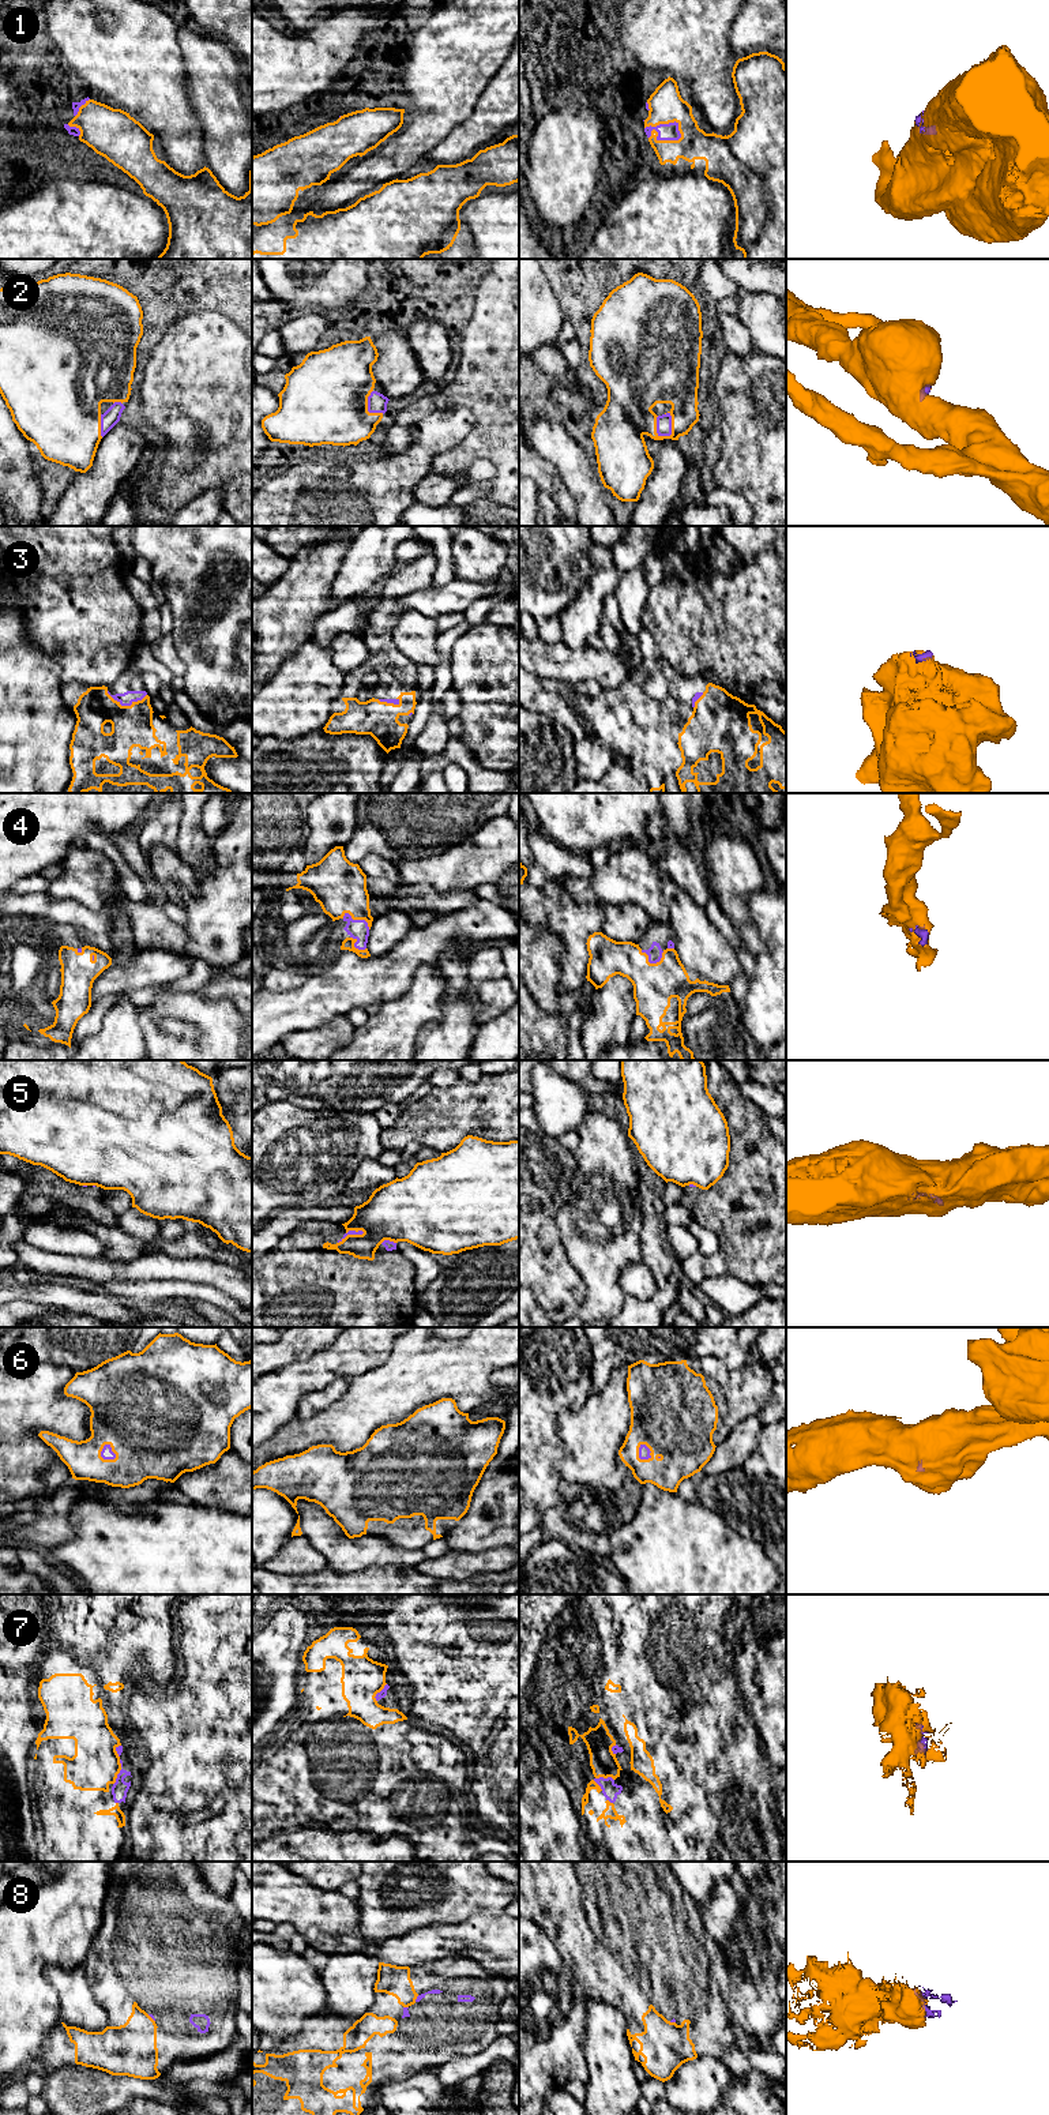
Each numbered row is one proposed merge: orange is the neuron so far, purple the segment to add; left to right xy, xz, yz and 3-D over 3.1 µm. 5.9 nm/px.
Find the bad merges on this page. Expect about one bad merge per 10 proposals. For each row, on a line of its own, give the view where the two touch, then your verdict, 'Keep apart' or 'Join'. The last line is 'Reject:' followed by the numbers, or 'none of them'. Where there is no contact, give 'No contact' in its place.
1: Touches orange in yz. Join
2: Touches orange in yz. Join
3: Touches orange in xy. Join
4: Touches orange in xz. Join
5: Touches orange in xz. Keep apart
6: Touches orange in xy. Join
7: Touches orange in yz. Join
8: Touches orange in xy. Join
Reject: 5

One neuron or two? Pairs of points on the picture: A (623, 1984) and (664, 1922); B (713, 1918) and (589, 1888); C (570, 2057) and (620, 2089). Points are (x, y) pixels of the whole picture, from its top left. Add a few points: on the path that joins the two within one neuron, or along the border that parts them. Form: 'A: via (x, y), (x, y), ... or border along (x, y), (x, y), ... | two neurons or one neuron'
A: via (640, 1978), (664, 1954), (664, 1939) | one neuron
B: border along (696, 1905), (702, 1926), (718, 1942) | two neurons
C: border along (586, 2035), (585, 2061), (587, 2081), (585, 2084) | two neurons

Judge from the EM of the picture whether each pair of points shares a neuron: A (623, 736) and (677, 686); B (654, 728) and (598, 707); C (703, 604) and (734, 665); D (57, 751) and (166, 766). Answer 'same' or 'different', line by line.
A: same
B: same
C: same
D: different

